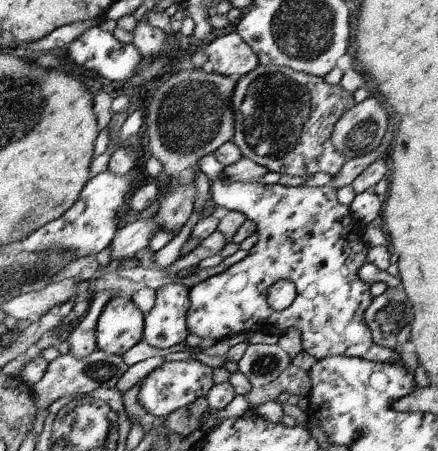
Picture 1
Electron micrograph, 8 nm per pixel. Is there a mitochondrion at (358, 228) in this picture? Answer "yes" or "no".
no

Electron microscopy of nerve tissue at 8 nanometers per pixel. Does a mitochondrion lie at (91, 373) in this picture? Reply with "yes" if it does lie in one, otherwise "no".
yes

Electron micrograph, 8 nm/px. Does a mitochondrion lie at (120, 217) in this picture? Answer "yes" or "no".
no

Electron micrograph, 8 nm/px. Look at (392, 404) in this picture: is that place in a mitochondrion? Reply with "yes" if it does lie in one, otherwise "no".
no

